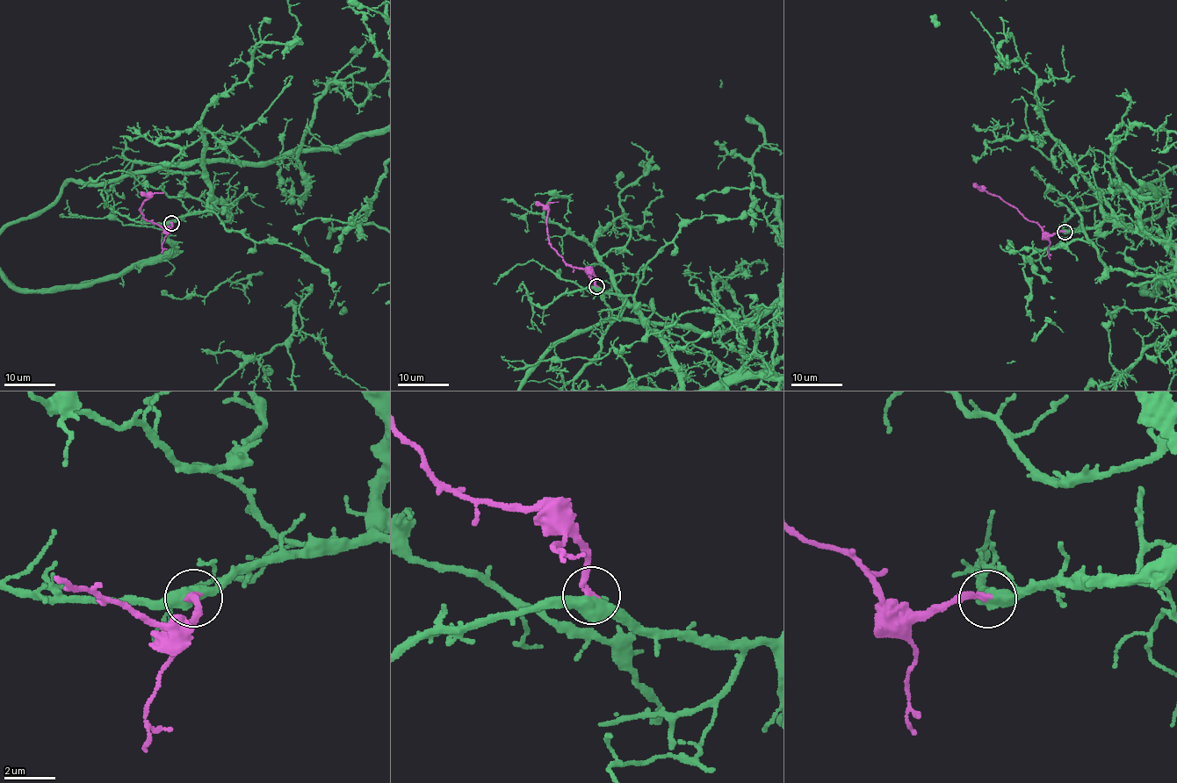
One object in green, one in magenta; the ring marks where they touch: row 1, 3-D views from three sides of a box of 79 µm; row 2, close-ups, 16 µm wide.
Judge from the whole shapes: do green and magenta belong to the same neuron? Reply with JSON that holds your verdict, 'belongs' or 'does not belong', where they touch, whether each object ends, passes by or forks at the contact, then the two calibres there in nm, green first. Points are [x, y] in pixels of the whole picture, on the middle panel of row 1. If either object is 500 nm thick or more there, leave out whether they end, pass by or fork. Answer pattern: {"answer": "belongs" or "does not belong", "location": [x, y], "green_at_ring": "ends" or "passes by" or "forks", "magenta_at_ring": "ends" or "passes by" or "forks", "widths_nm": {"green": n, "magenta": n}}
{"answer": "belongs", "location": [596, 286], "widths_nm": {"green": 500, "magenta": 240}}

